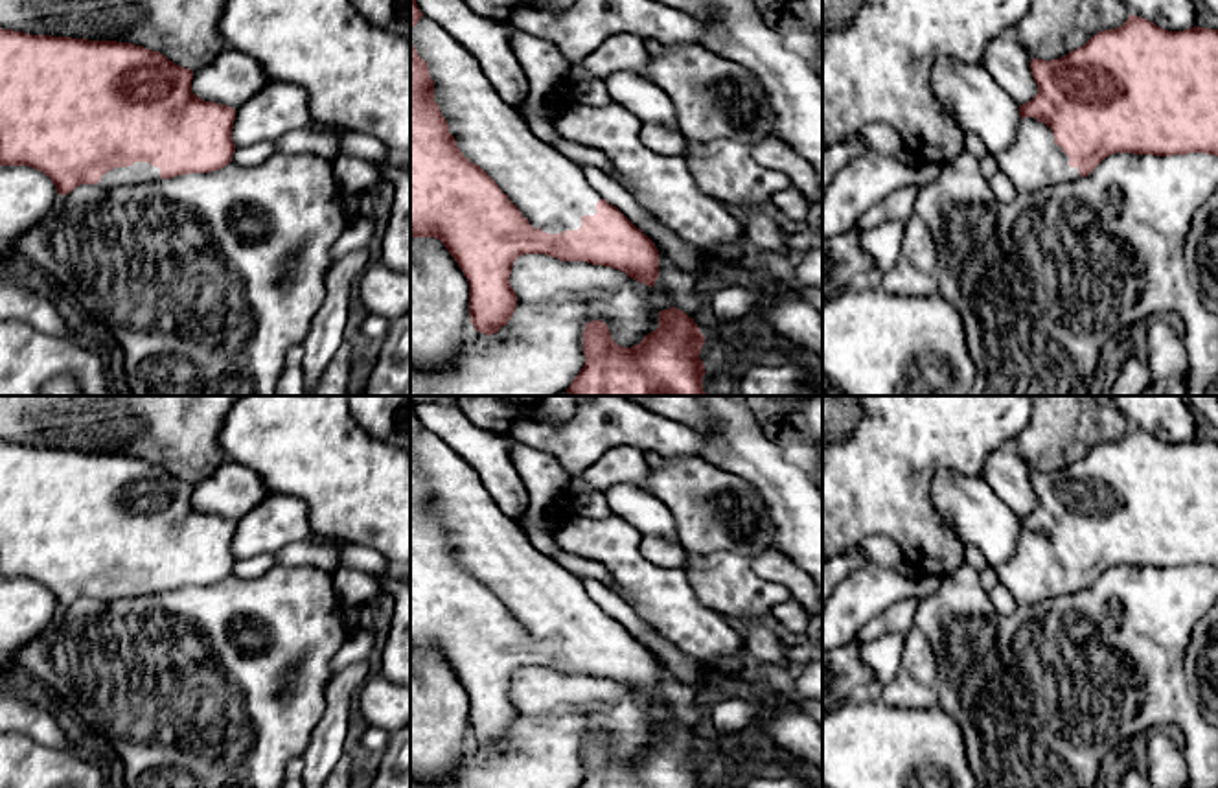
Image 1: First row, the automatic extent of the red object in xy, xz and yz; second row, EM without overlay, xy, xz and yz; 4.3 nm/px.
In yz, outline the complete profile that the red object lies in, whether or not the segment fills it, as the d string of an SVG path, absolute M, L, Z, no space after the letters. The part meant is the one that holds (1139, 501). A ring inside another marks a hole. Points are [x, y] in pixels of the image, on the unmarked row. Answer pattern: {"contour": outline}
{"contour": "M1130 427L1120 440L1098 444L1084 458L1060 471L1032 469L1030 482L1038 506L1019 517L1021 536L1014 554L994 567L997 582L1012 593L1017 608L1087 589L1113 565L1218 569L1218 442L1194 438L1168 444Z"}

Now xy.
{"contour": "M0 440L0 578L29 578L52 591L59 608L81 597L116 600L232 574L236 521L191 504L193 482L131 455L29 447Z"}

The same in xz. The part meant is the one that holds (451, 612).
{"contour": "M410 401L410 648L436 650L469 694L469 729L477 744L493 747L511 731L517 707L510 696L513 674L524 666L546 666L561 674L613 679L629 690L655 698L659 663L616 619L589 598L578 574L539 552L484 488L478 473L443 440L427 431Z"}

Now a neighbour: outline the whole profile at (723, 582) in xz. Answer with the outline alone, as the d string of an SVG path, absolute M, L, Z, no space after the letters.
M725 549L686 554L684 571L703 606L718 615L736 615L749 624L787 598L775 580L753 573L749 558Z

